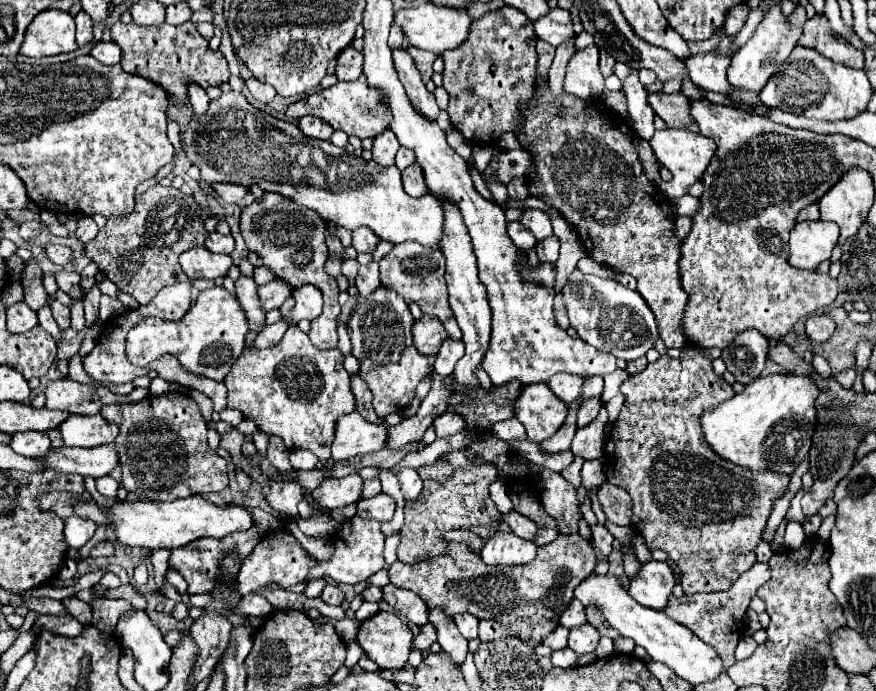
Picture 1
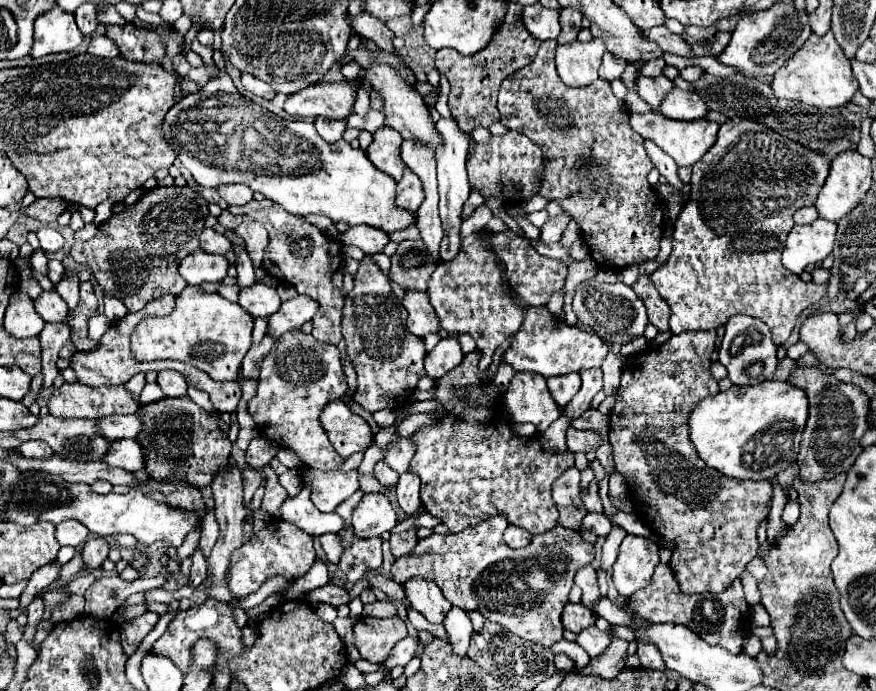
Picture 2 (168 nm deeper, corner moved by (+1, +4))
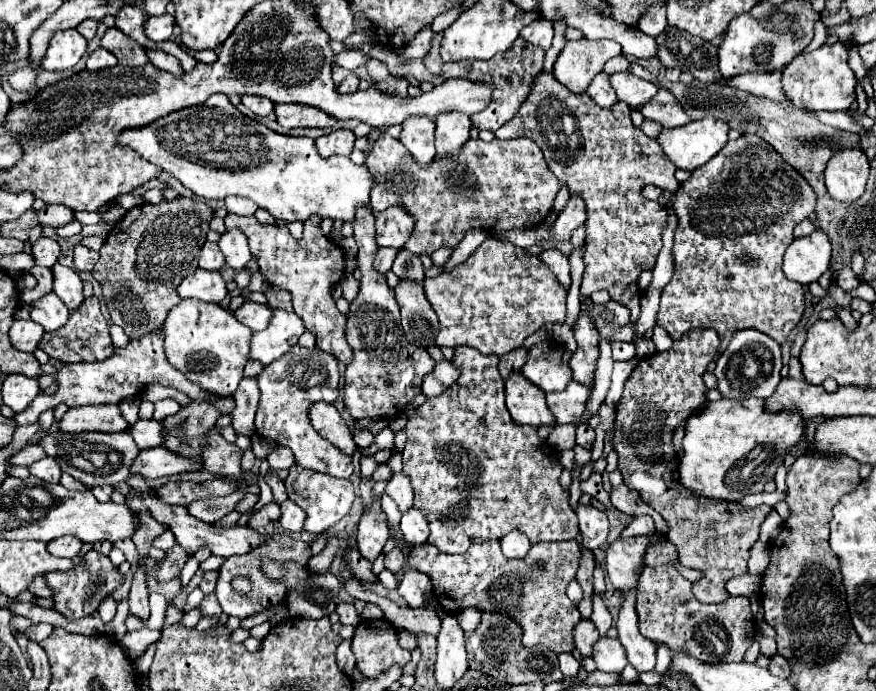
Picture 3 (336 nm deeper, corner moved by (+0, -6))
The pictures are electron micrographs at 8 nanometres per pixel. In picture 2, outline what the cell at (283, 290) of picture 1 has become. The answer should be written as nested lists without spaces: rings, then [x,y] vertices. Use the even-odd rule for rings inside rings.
[[[254,283],[250,287],[244,287],[240,291],[238,301],[252,317],[270,317],[280,309],[280,297],[276,293],[276,287]]]

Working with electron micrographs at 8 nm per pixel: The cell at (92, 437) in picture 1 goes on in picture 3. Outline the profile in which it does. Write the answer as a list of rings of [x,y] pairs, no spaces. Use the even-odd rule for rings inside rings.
[[[149,419],[149,421],[137,421],[135,425],[129,427],[129,431],[133,433],[135,443],[141,449],[151,449],[151,447],[159,447],[165,437],[163,437],[163,423]]]

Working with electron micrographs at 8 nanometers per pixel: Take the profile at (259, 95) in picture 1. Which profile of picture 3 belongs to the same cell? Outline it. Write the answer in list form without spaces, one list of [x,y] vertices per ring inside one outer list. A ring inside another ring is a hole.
[[[245,95],[243,99],[243,105],[247,107],[247,109],[251,109],[255,115],[259,115],[259,117],[267,117],[271,111],[273,111],[273,103],[271,103],[271,99],[267,99],[267,97],[253,97],[253,95]]]

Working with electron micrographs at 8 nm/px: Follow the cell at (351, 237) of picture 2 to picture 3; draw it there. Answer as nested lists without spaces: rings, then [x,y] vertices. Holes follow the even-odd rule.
[[[379,249],[377,255],[375,255],[375,261],[373,261],[373,267],[375,267],[379,273],[391,271],[391,265],[393,265],[393,261],[395,261],[395,255],[397,255],[395,249]]]

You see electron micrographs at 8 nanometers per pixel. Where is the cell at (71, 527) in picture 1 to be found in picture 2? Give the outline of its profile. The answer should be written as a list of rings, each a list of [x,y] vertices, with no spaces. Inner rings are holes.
[[[64,521],[56,527],[56,539],[60,545],[70,545],[70,547],[78,547],[88,539],[88,529],[86,525],[78,523],[78,521]]]

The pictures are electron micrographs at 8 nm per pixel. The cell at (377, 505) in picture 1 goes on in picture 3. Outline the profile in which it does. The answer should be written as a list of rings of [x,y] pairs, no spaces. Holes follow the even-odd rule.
[[[385,481],[375,483],[375,503],[371,507],[365,509],[365,513],[361,515],[359,521],[359,533],[357,533],[357,549],[359,553],[367,559],[367,561],[375,561],[377,555],[381,553],[381,549],[385,547],[387,539],[389,539],[389,525],[387,525],[387,517],[383,515],[381,509],[381,495],[385,493]]]

